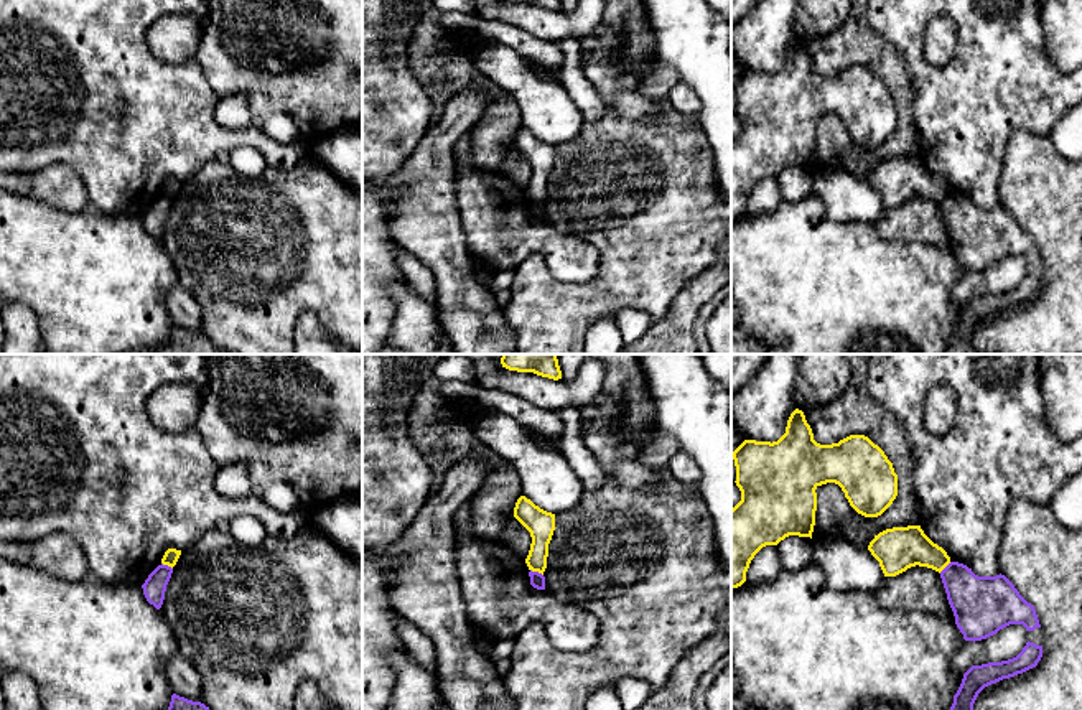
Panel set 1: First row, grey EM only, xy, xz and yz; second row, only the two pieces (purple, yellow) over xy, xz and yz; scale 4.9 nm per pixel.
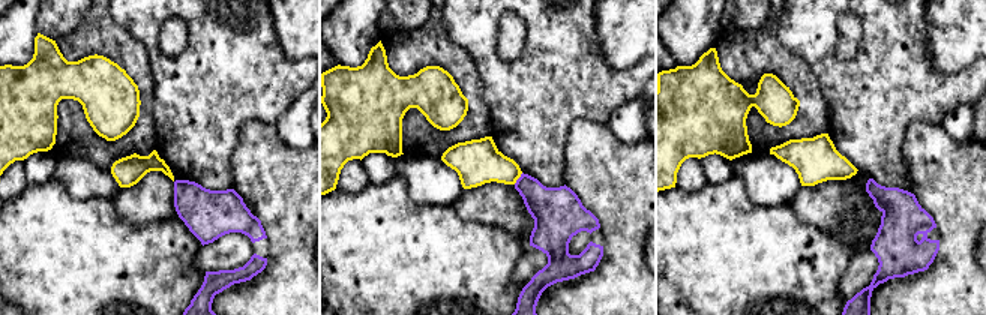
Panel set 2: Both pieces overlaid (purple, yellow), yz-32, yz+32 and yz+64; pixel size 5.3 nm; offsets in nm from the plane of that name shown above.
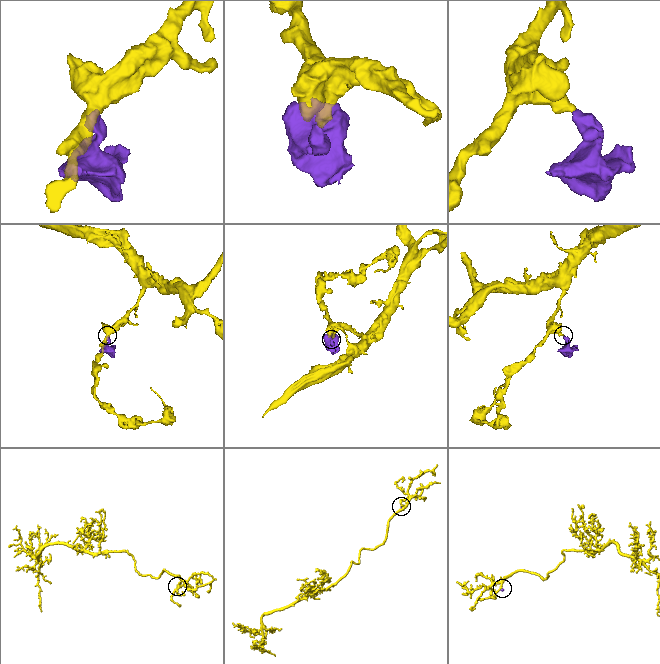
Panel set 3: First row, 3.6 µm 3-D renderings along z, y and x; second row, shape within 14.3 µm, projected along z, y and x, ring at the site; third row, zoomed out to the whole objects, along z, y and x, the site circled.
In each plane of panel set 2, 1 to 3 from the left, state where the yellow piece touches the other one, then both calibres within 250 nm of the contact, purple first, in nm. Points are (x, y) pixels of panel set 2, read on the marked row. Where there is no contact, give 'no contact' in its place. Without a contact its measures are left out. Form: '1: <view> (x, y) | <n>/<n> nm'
1: no contact
2: yz+32 (518, 179) | 240/240 nm
3: no contact

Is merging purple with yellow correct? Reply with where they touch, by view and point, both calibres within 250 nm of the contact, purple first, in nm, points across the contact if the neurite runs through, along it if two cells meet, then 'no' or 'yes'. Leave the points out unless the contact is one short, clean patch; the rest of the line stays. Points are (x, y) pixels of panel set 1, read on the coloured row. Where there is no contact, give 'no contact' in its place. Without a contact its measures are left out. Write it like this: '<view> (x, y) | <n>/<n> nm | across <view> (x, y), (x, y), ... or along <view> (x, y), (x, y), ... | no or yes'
xz (537, 572) | 80/140 nm | along xz (531, 569), (542, 575) | no

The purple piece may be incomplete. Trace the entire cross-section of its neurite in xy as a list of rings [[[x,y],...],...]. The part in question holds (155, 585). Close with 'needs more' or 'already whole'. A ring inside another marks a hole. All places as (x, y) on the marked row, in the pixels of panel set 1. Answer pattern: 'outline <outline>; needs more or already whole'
outline [[[158,565],[142,585],[143,595],[150,605],[156,610],[161,608],[165,600],[166,585],[171,578],[173,568],[168,565]]]; already whole

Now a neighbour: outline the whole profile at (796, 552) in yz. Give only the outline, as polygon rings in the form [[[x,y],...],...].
[[[789,535],[776,549],[784,572],[797,572],[812,563],[814,540],[810,537]]]

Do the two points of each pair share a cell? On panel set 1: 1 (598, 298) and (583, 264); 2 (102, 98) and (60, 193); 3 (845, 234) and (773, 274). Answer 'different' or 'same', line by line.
1: different
2: different
3: same

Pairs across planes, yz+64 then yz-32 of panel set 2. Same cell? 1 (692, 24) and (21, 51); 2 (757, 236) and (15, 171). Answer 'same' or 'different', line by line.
1: same
2: different

